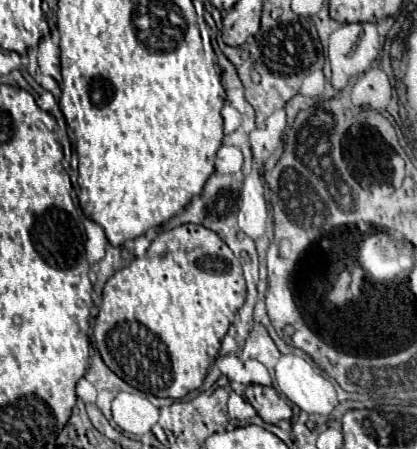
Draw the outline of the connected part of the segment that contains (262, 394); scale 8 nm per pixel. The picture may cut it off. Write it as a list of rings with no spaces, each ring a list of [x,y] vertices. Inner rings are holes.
[[[252,384],[246,388],[246,398],[254,406],[254,410],[262,416],[268,424],[278,424],[282,420],[292,418],[292,408],[286,404],[286,400],[272,388],[272,386],[260,386]]]

